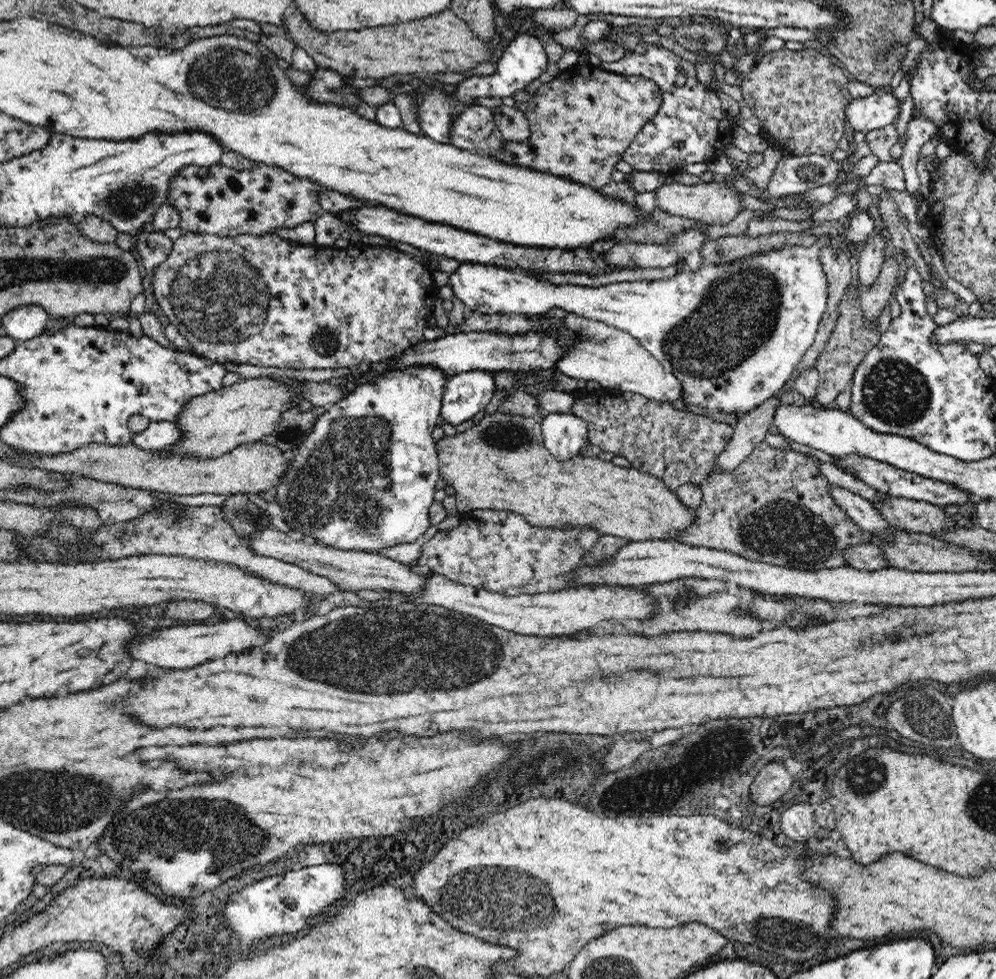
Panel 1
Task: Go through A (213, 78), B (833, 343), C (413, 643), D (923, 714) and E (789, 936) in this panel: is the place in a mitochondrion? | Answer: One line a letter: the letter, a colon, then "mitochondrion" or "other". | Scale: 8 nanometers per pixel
A: mitochondrion
B: other
C: mitochondrion
D: mitochondrion
E: mitochondrion

